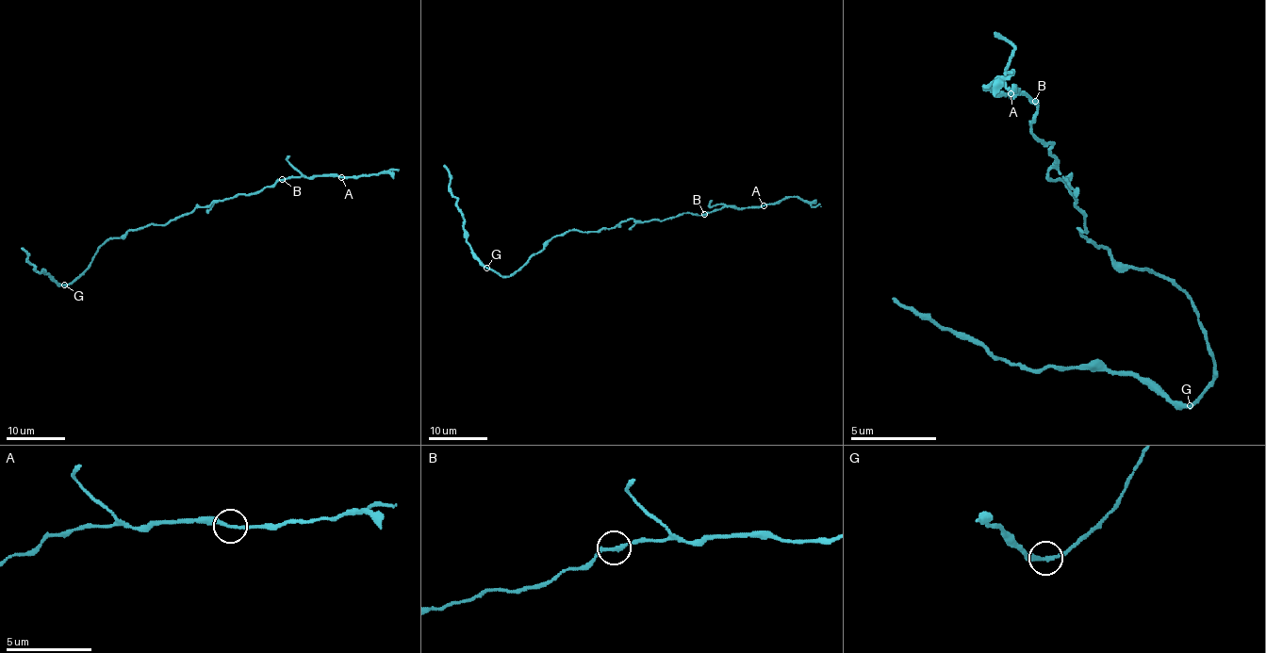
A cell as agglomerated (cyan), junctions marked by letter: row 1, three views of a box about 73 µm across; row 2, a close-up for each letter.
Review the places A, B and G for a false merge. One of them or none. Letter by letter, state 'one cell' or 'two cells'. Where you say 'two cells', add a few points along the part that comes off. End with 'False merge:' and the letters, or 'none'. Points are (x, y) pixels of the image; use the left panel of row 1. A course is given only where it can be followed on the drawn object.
A: one cell
B: one cell
G: one cell
False merge: none

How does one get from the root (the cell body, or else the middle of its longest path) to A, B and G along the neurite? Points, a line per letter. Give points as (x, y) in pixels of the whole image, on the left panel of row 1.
A: (163, 224), (191, 212), (197, 206), (238, 195), (256, 193), (271, 187), (279, 180), (314, 175), (341, 177)
B: (163, 224), (191, 212), (197, 206), (238, 195), (256, 193), (282, 180)
G: (163, 224), (147, 224), (130, 229), (120, 237), (106, 239), (90, 264), (64, 285)

